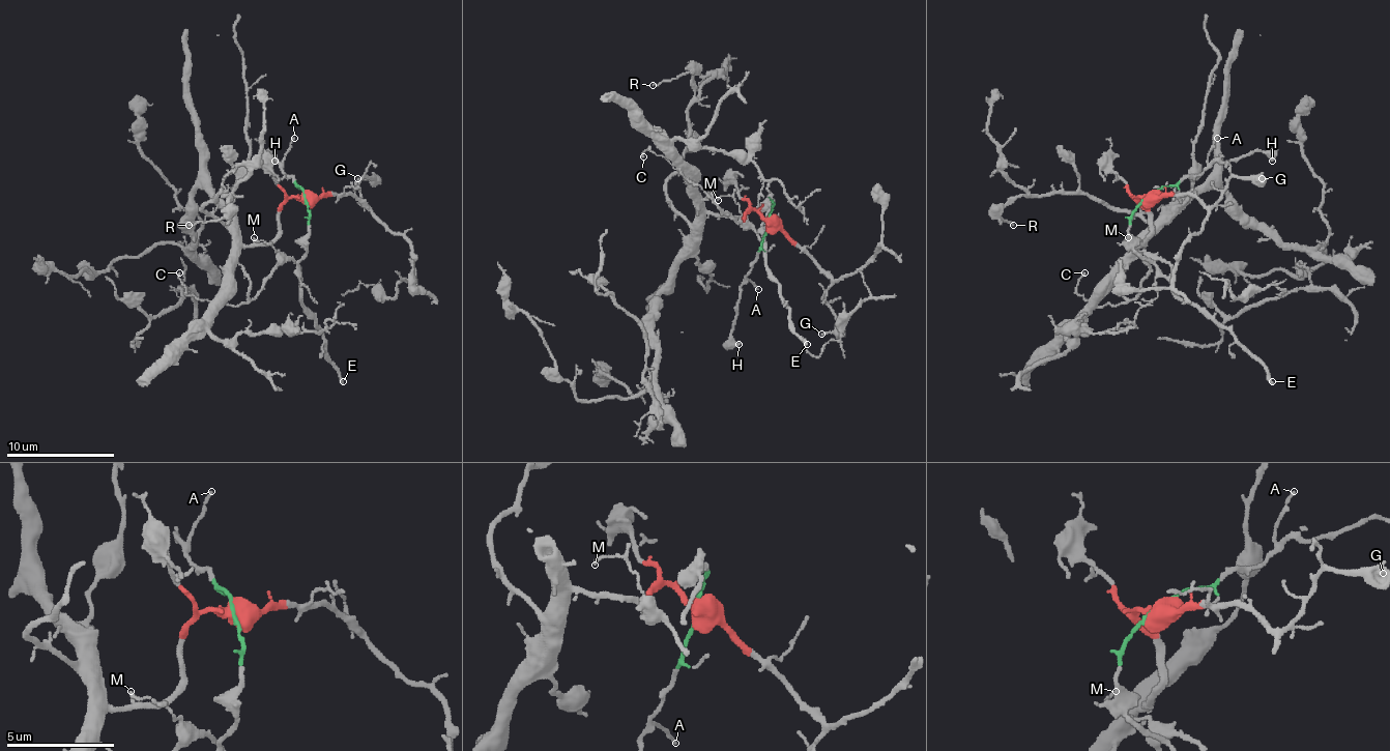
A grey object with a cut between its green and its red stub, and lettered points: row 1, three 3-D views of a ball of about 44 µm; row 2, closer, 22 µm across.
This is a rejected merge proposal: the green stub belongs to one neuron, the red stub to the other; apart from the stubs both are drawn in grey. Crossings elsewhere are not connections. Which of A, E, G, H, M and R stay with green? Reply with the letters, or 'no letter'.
A, E, H, M

